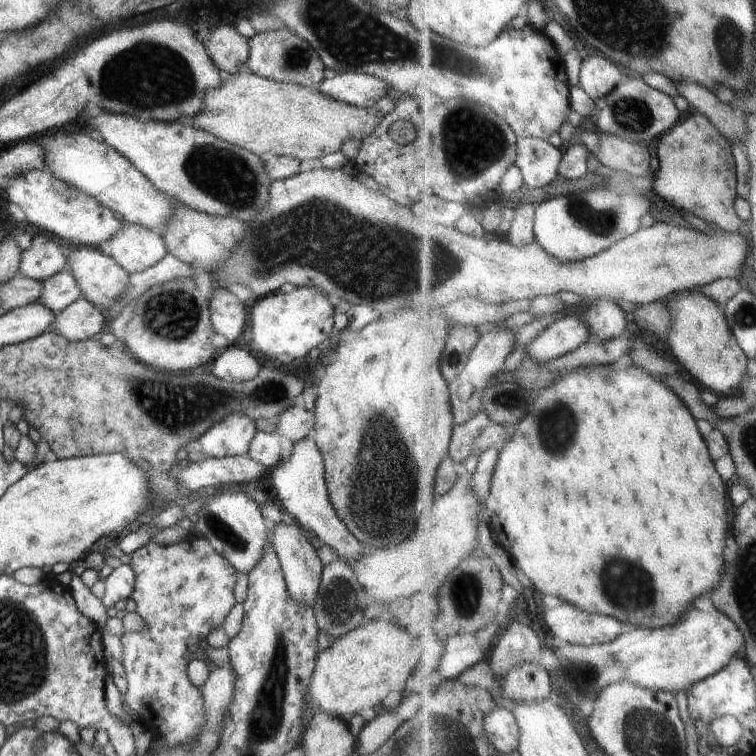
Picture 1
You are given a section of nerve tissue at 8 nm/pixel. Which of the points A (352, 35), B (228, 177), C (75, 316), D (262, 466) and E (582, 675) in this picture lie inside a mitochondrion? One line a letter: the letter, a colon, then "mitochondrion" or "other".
A: mitochondrion
B: mitochondrion
C: other
D: other
E: mitochondrion

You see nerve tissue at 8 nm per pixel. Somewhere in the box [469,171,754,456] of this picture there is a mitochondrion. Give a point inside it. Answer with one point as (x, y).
(597, 224)

